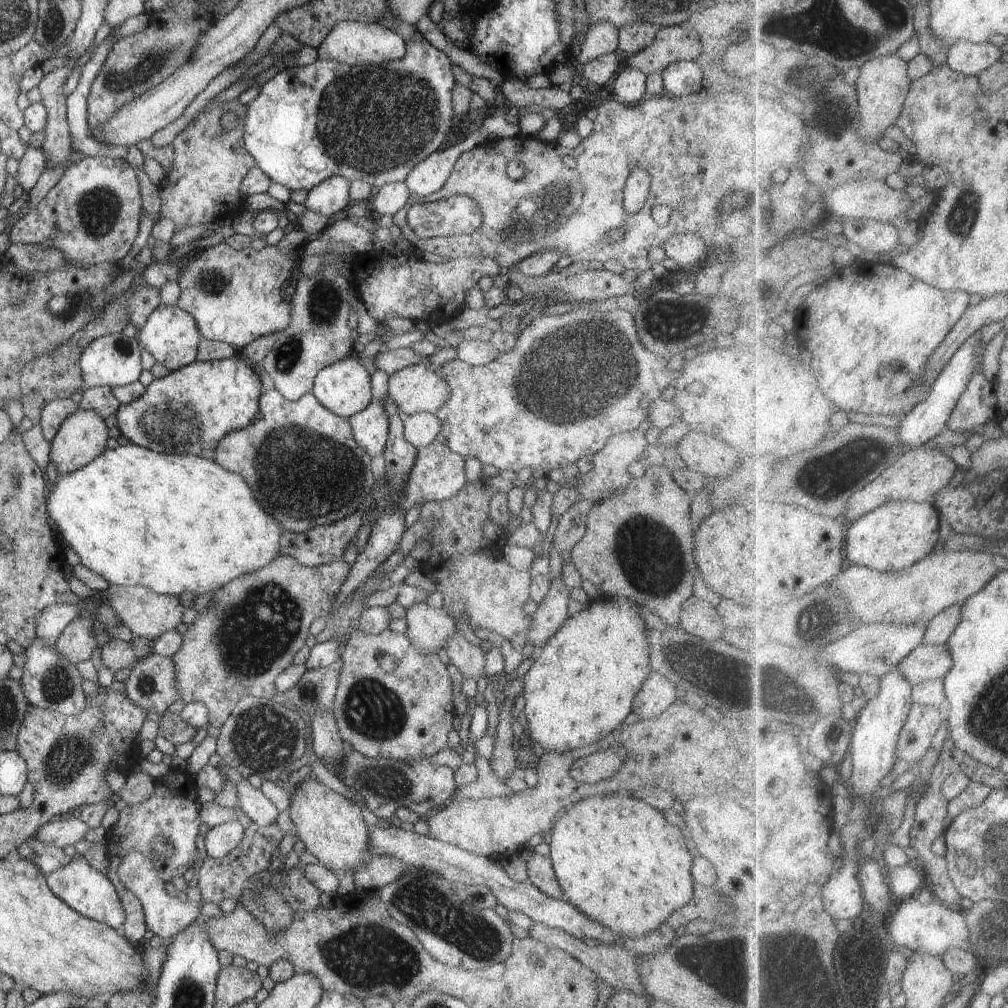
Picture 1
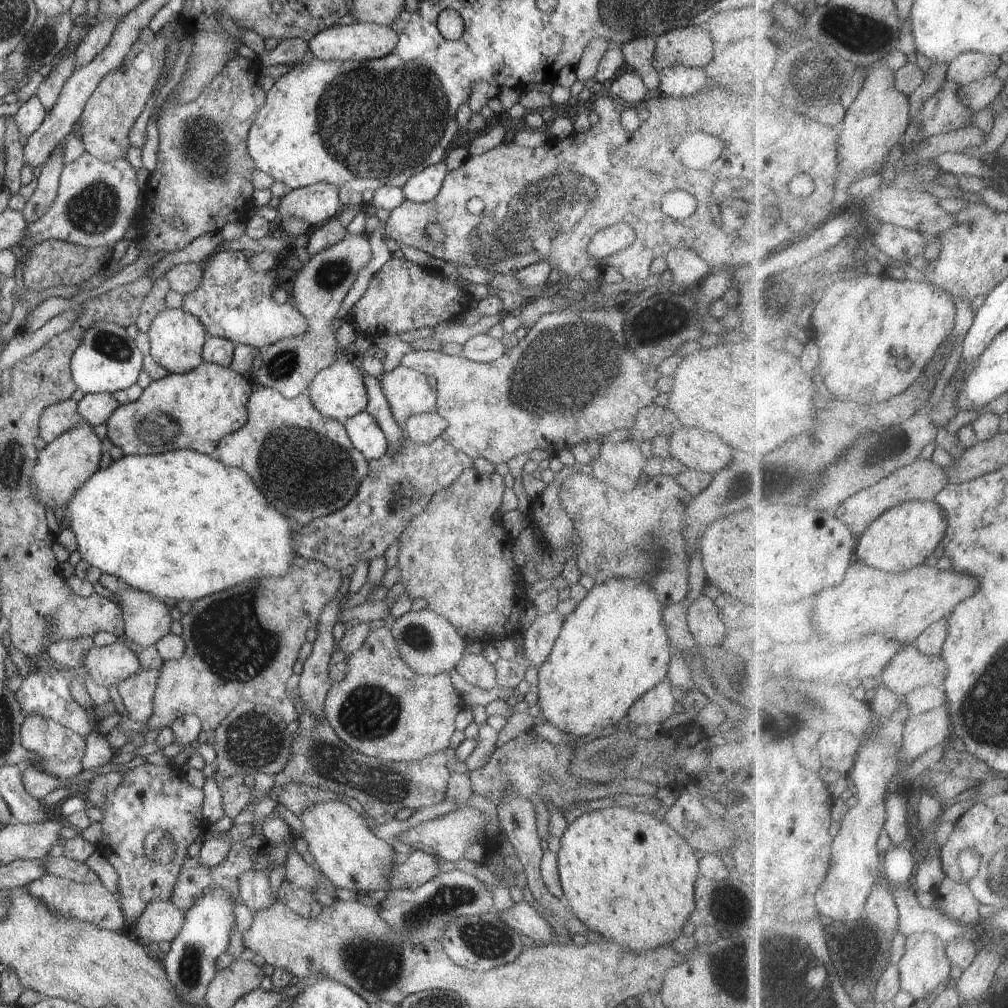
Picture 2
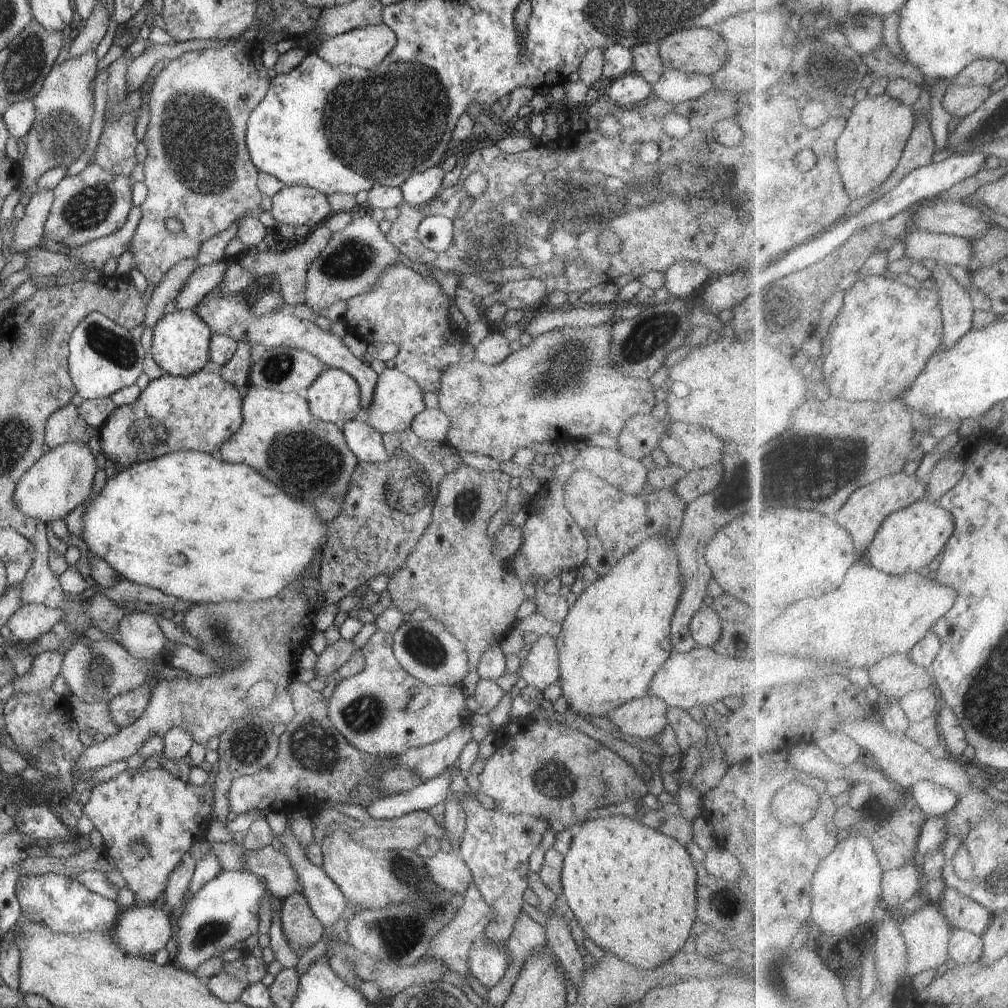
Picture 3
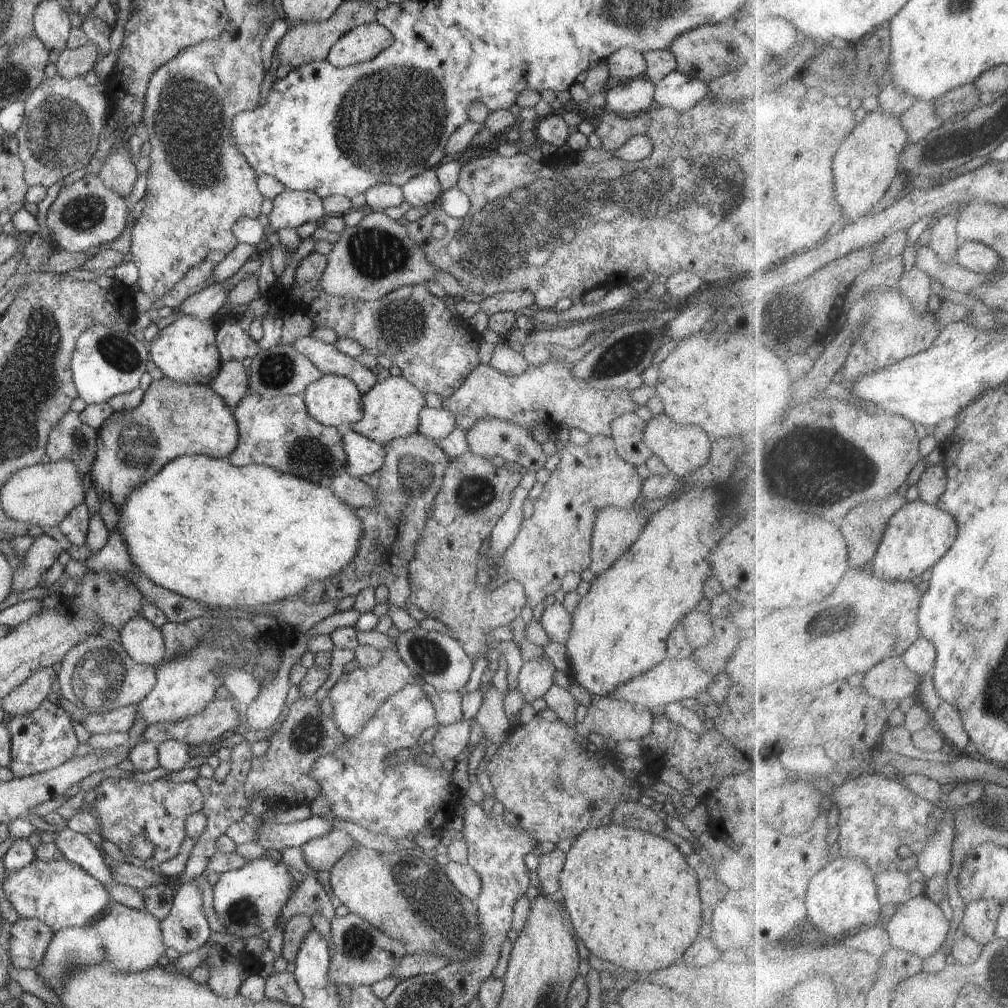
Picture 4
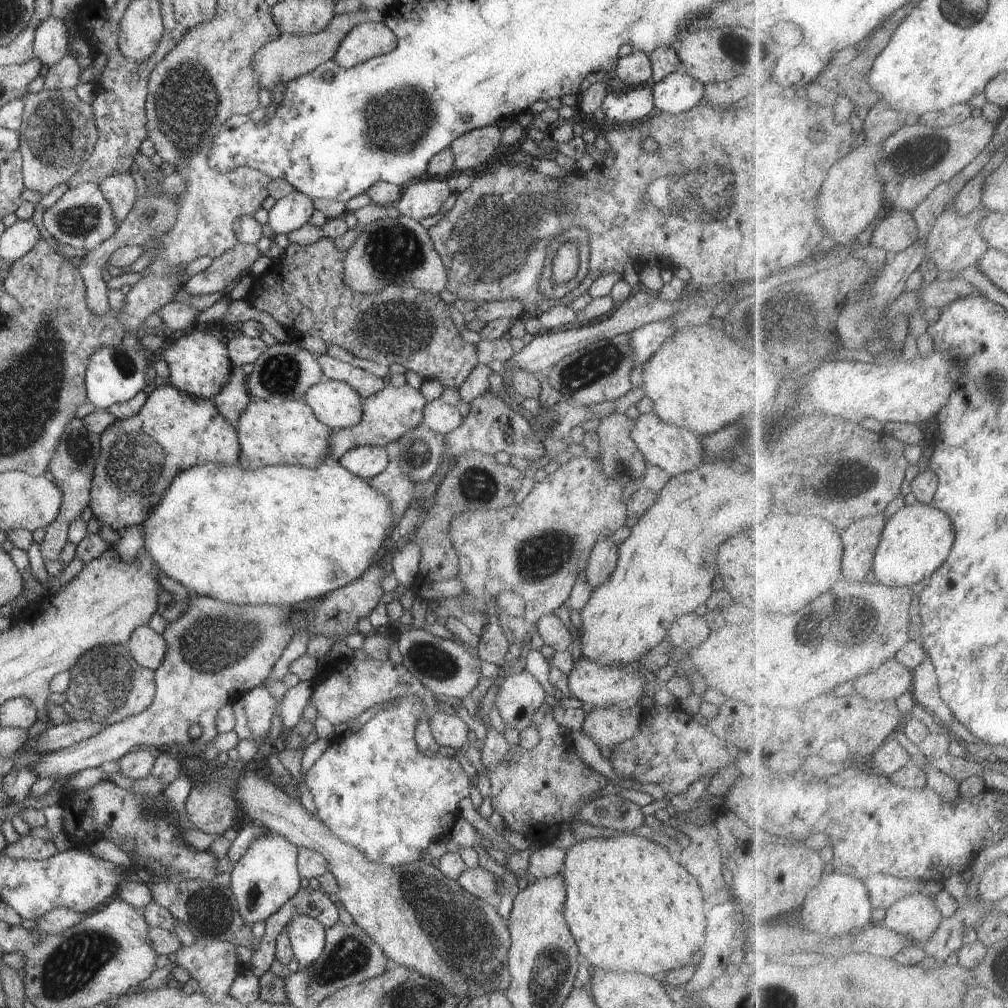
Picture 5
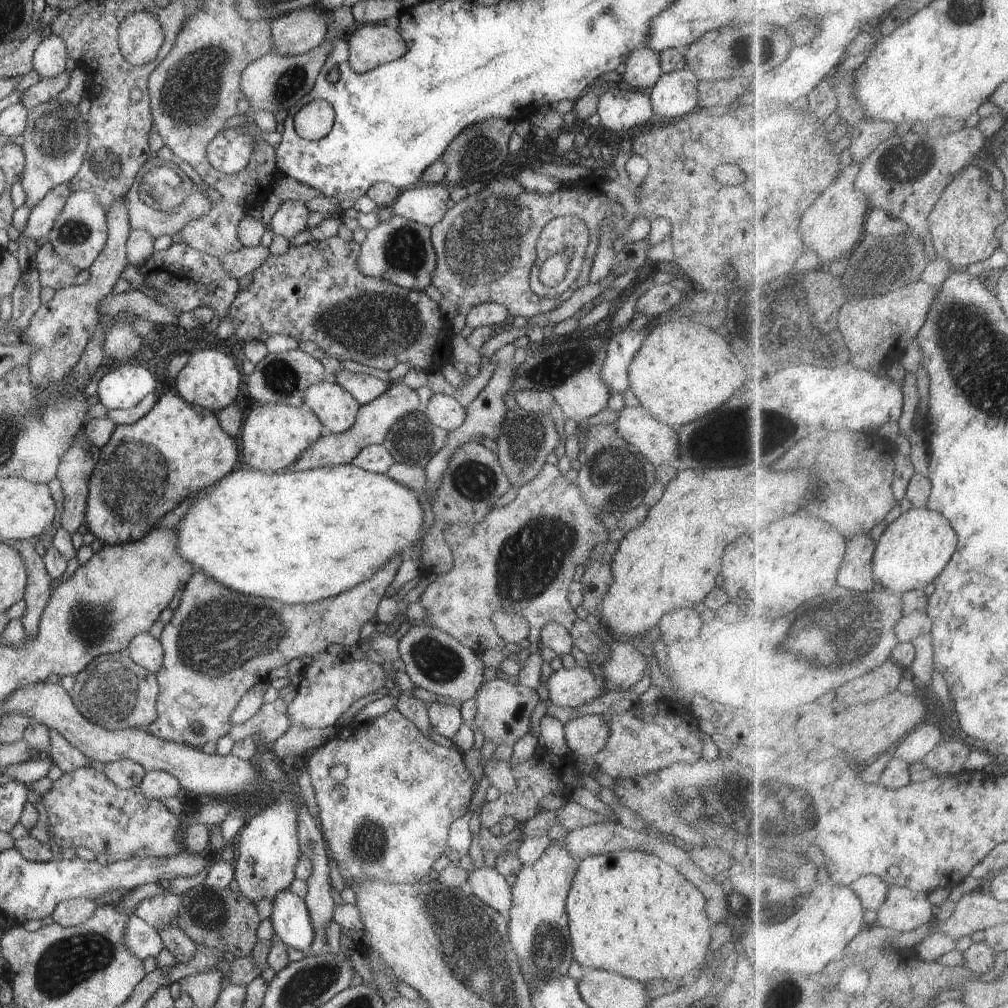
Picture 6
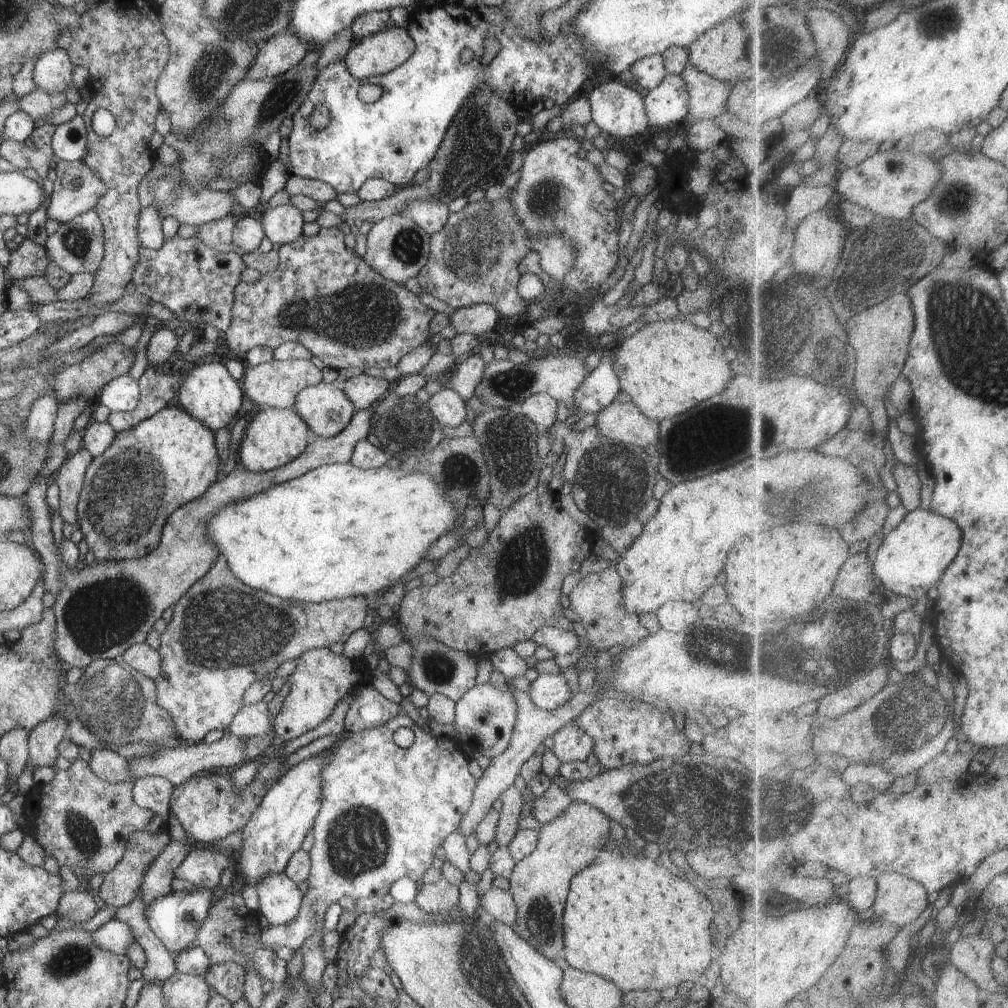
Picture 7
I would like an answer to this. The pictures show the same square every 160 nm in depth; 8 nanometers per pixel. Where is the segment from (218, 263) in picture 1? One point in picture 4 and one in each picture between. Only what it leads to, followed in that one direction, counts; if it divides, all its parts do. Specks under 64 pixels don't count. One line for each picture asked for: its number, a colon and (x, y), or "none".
2: (233, 302)
3: (226, 314)
4: (330, 361)

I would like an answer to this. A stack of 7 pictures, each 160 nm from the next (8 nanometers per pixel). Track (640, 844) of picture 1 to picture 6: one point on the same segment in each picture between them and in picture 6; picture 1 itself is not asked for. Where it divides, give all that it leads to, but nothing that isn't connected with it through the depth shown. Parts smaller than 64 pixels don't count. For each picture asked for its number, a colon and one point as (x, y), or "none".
2: (630, 877)
3: (632, 889)
4: (633, 900)
5: (632, 908)
6: (629, 913)

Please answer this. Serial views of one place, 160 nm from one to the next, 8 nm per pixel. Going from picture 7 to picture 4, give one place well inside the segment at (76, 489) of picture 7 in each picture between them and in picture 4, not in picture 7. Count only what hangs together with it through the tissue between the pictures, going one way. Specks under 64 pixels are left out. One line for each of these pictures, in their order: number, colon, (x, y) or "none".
4: (70, 439)
5: (73, 464)
6: (77, 464)

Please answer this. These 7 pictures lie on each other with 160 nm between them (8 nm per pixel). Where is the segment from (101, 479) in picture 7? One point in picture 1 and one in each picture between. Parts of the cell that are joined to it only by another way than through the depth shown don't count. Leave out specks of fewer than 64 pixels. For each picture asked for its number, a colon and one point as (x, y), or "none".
1: (188, 411)
2: (194, 411)
3: (198, 413)
4: (173, 419)
5: (174, 431)
6: (145, 470)

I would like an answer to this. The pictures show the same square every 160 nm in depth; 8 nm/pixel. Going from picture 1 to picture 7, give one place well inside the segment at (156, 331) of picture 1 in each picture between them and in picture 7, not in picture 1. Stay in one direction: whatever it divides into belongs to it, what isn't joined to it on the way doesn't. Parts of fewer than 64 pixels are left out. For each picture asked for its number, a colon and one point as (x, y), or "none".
2: (177, 338)
3: (180, 346)
4: (186, 351)
5: (199, 363)
6: (211, 380)
7: (209, 394)

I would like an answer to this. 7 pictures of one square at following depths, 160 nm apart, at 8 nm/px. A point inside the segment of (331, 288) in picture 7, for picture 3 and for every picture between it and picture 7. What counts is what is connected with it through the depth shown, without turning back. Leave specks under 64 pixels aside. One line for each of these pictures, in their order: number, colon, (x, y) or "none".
3: (403, 307)
4: (412, 327)
5: (306, 293)
6: (315, 291)

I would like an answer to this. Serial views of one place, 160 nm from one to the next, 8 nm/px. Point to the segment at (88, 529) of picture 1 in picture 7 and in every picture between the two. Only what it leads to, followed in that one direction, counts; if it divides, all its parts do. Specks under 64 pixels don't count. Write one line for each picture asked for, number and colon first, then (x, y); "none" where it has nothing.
2: (181, 525)
3: (202, 530)
4: (228, 536)
5: (279, 535)
6: (299, 537)
7: (338, 531)

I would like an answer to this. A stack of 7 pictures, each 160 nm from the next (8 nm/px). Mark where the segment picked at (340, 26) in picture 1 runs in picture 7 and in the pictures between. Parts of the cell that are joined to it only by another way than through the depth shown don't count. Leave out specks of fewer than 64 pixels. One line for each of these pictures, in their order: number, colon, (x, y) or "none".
2: (361, 41)
3: (365, 47)
4: (363, 43)
5: (365, 41)
6: (370, 45)
7: (378, 54)

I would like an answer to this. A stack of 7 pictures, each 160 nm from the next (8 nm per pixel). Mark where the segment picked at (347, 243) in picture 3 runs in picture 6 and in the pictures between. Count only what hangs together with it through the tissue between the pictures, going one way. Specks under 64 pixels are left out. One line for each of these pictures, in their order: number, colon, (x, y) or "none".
4: (376, 256)
5: (399, 251)
6: (399, 250)

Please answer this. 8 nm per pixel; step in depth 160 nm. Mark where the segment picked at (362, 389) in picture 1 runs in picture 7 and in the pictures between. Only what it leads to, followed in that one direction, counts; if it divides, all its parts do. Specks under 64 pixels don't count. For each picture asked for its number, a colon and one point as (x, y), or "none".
2: (338, 392)
3: (334, 397)
4: (333, 400)
5: (335, 403)
6: (336, 408)
7: (325, 408)

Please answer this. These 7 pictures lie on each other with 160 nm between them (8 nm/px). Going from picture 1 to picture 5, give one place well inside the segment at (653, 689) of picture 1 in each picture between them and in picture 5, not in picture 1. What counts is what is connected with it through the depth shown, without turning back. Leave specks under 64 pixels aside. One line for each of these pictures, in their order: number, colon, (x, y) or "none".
2: (657, 705)
3: (645, 717)
4: (620, 721)
5: (610, 726)

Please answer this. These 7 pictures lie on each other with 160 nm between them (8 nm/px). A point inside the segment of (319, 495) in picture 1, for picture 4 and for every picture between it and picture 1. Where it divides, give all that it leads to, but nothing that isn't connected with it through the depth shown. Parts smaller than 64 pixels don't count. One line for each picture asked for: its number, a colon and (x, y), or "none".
2: (271, 448)
3: (279, 437)
4: (278, 432)

